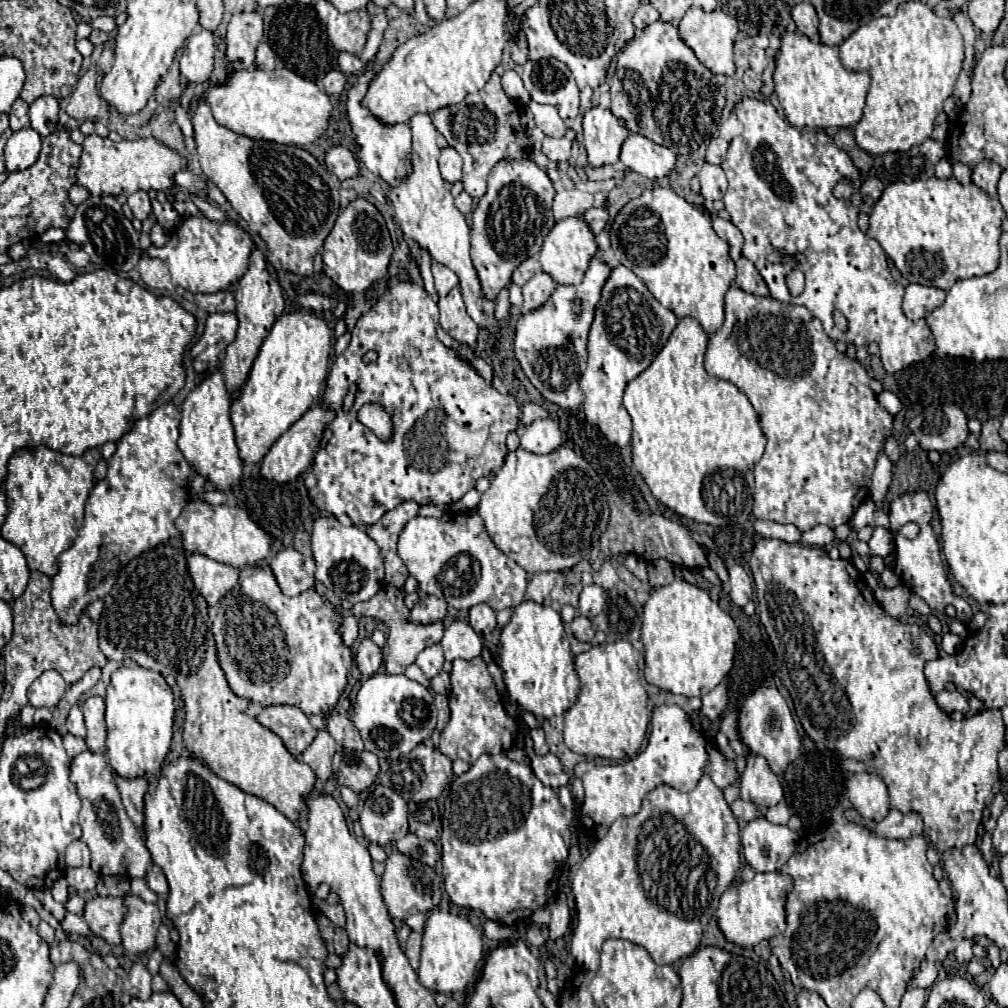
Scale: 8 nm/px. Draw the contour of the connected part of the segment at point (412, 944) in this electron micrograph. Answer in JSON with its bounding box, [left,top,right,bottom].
[406,932,422,970]

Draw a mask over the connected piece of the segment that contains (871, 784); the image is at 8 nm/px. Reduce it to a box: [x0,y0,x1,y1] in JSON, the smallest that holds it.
[846,772,890,822]

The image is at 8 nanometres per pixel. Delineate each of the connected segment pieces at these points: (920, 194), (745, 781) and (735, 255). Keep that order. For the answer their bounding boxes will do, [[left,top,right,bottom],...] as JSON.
[[866,178,1004,290],[740,756,782,808],[712,216,744,260]]

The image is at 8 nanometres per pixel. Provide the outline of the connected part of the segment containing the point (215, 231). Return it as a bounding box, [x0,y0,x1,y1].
[148,216,254,292]

